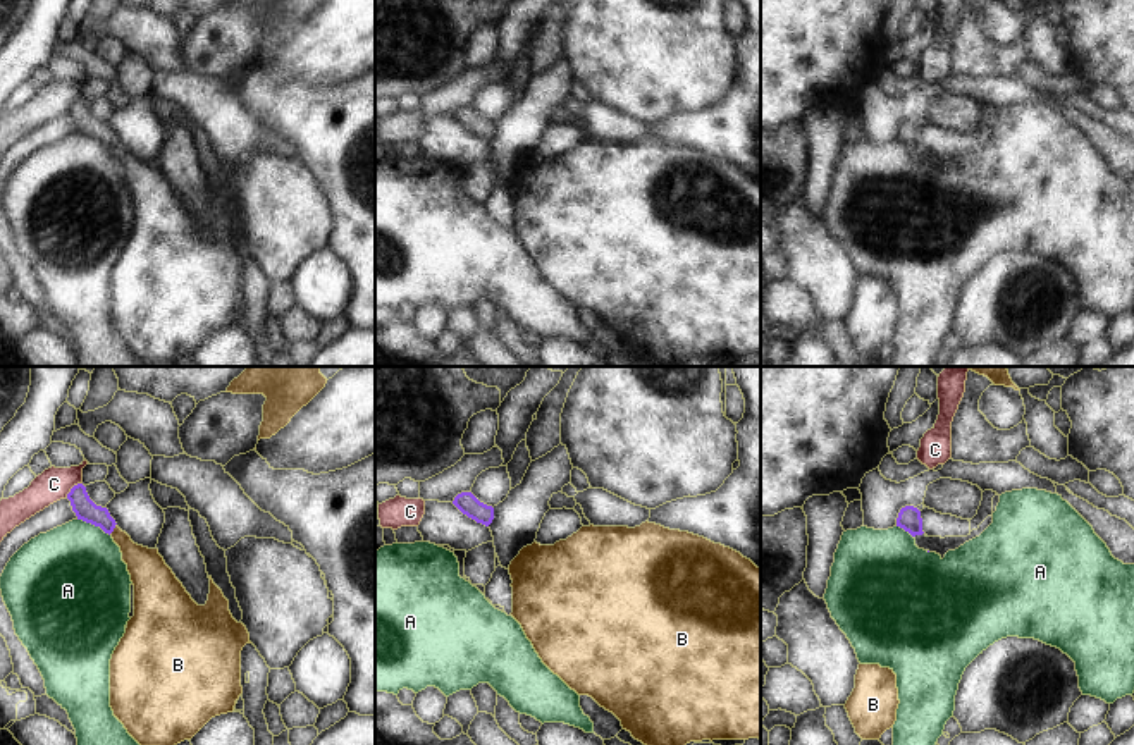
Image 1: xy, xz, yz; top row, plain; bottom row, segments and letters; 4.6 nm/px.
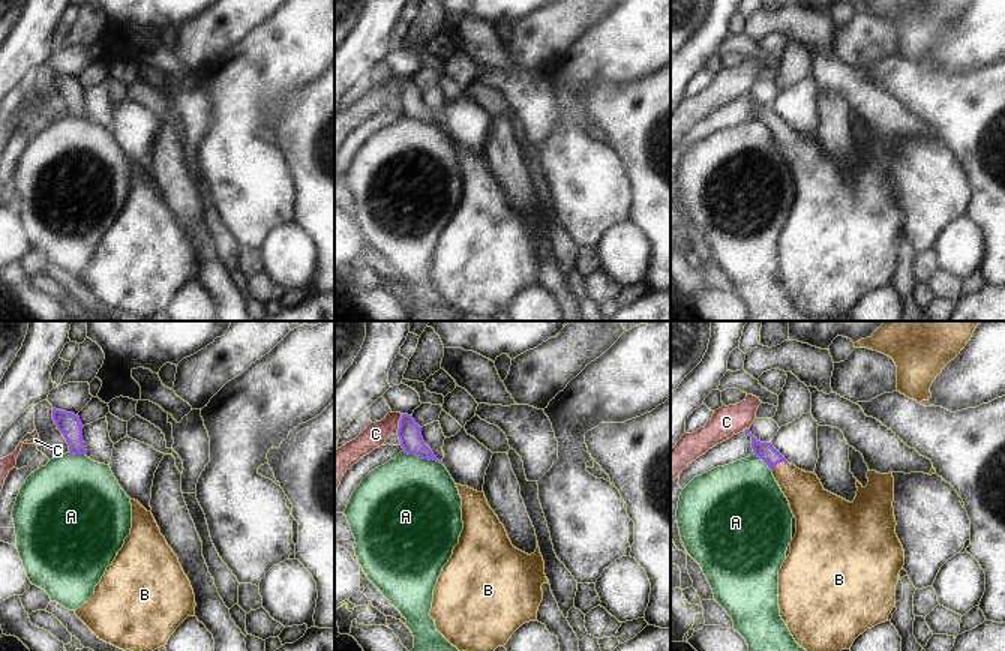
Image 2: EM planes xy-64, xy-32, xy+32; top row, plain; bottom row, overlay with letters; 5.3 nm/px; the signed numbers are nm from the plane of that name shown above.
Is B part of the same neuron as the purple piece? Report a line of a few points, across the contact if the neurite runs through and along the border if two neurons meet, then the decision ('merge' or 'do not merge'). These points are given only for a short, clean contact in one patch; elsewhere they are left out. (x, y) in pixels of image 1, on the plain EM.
line xy (83, 121), (114, 141), (117, 150), (147, 183); merge

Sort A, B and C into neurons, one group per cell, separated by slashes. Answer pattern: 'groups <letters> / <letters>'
groups A / B / C

